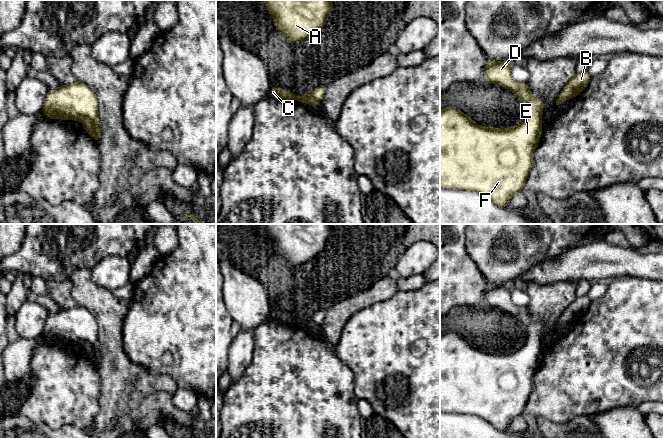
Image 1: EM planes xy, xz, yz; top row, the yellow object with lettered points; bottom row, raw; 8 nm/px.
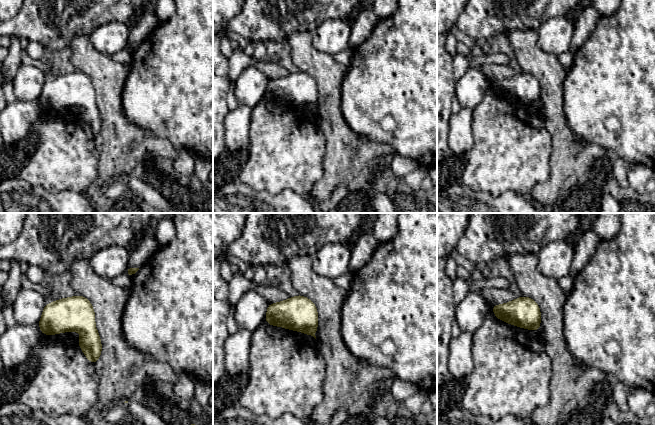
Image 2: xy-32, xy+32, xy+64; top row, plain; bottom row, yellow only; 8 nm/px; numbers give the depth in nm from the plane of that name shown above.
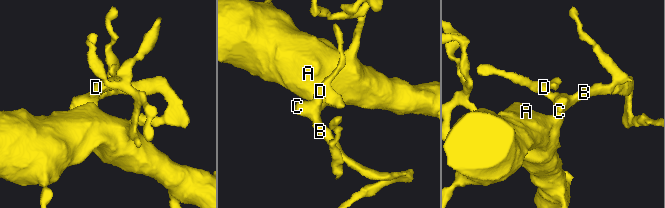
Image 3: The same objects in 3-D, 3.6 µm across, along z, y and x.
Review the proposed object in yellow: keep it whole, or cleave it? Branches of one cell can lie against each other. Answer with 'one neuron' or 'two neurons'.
one neuron

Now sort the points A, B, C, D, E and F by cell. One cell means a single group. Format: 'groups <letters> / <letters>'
groups A B C D E F

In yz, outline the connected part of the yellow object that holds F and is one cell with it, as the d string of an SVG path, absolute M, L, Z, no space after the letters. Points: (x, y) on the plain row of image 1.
M489 285L484 295L484 304L498 308L522 323L526 329L528 340L518 350L497 353L475 348L466 338L454 330L448 330L440 335L440 412L471 414L487 420L499 431L509 430L514 418L523 414L529 396L533 390L533 377L541 360L541 341L544 326L541 322L532 320L527 306L516 306L511 300L509 285Z

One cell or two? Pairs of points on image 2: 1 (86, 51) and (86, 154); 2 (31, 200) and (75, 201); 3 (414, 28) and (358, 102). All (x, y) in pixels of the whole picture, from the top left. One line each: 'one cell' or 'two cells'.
1: two cells
2: one cell
3: one cell

